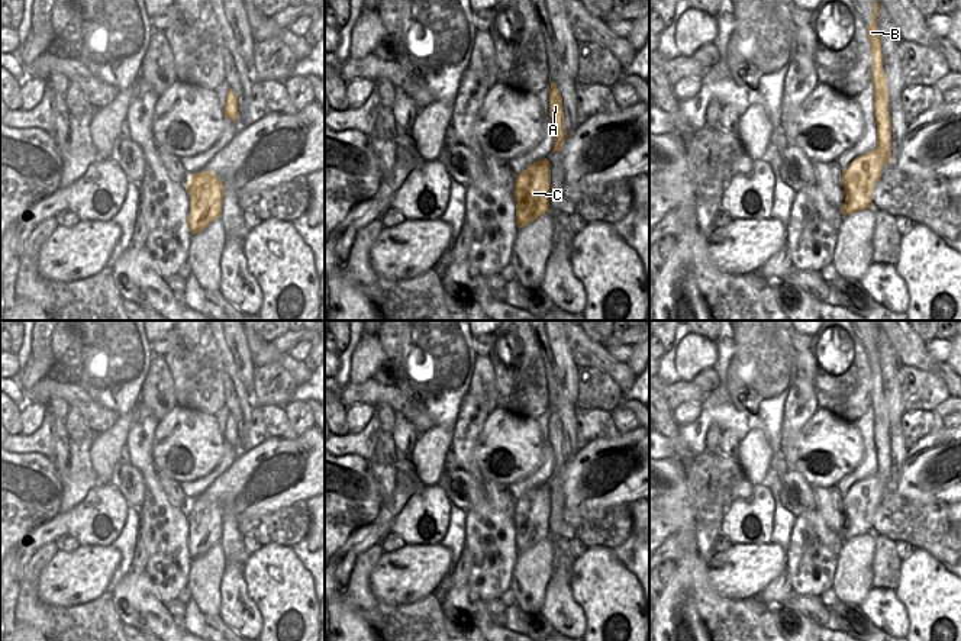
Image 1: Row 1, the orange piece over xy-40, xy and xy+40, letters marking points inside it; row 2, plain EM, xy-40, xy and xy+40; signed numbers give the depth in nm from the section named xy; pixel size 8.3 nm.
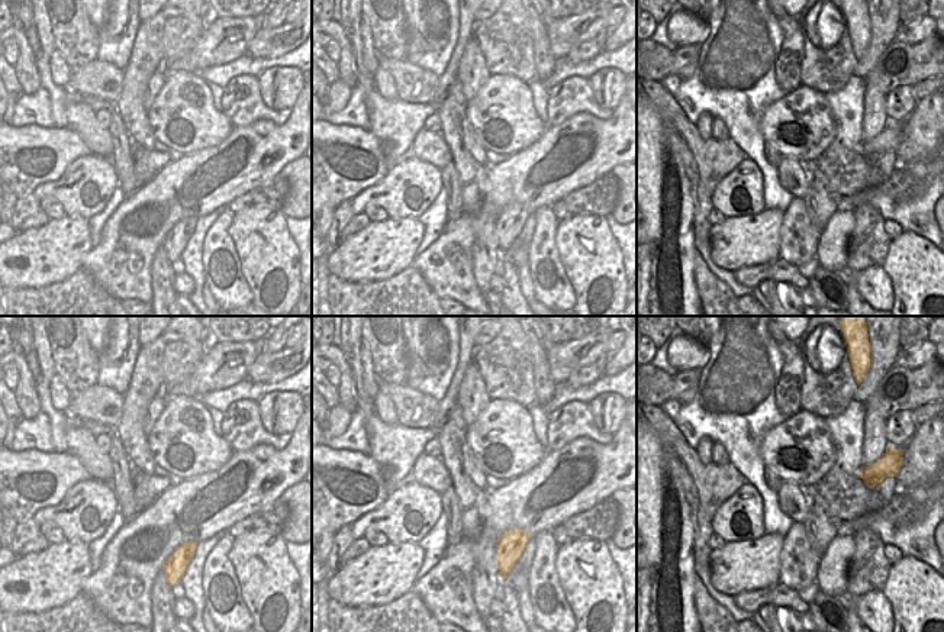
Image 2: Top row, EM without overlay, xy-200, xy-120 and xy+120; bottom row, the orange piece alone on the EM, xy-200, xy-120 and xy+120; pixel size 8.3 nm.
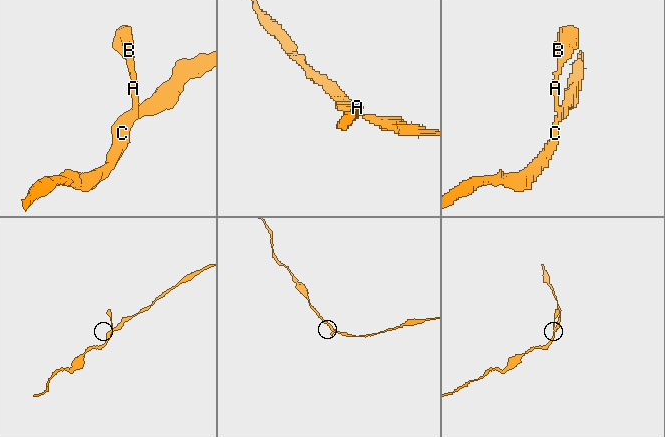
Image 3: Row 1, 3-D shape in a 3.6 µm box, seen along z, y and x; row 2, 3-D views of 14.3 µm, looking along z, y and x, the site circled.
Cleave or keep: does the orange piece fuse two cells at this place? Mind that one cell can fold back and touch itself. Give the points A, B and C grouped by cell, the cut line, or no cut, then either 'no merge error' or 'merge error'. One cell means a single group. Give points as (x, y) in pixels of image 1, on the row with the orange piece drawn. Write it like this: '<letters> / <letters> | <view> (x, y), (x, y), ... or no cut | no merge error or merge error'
A B / C | xy+40 (877, 147), (887, 160), (887, 164) | merge error

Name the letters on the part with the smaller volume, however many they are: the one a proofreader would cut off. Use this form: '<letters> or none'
A, B

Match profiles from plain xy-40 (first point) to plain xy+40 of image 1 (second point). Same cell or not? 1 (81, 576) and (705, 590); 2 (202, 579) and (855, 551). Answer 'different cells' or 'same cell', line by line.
1: different cells
2: same cell

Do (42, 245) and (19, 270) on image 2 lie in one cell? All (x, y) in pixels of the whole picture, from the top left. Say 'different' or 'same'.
same

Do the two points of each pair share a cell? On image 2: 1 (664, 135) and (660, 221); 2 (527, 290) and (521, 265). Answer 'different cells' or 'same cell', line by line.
1: same cell
2: same cell

